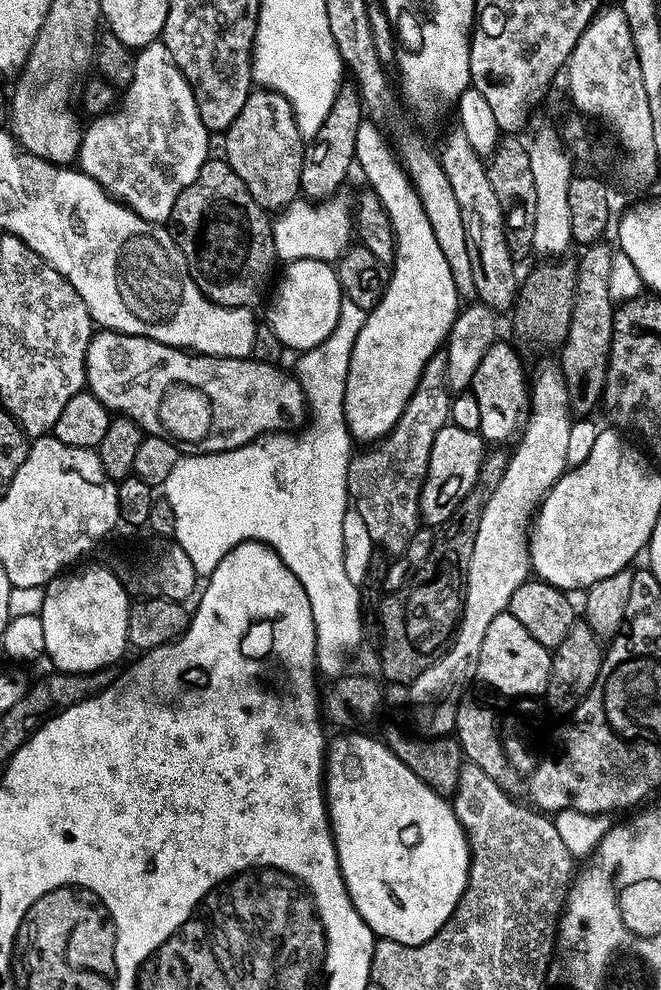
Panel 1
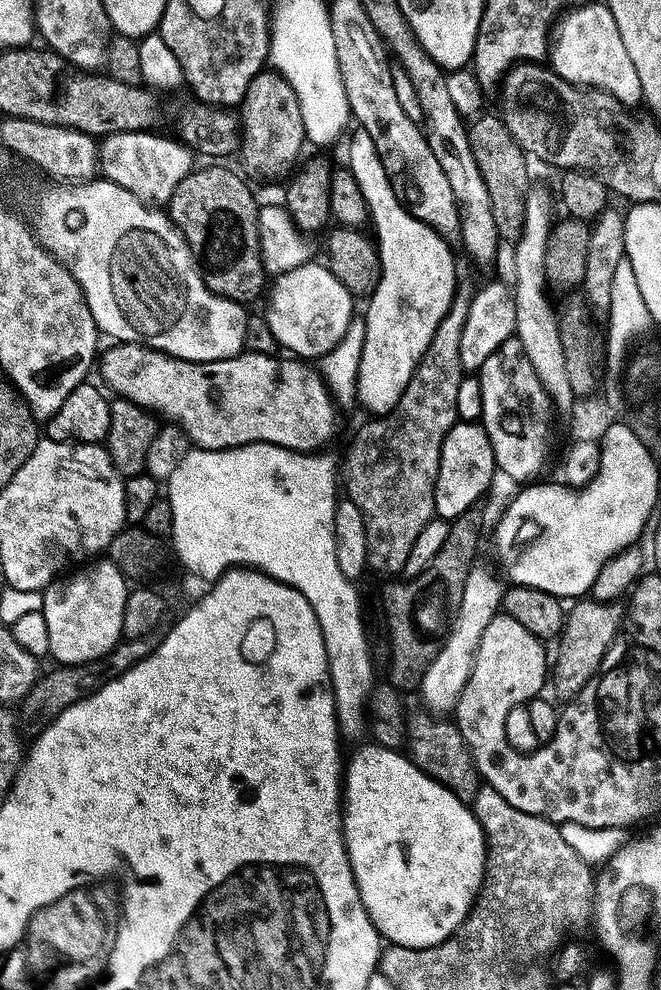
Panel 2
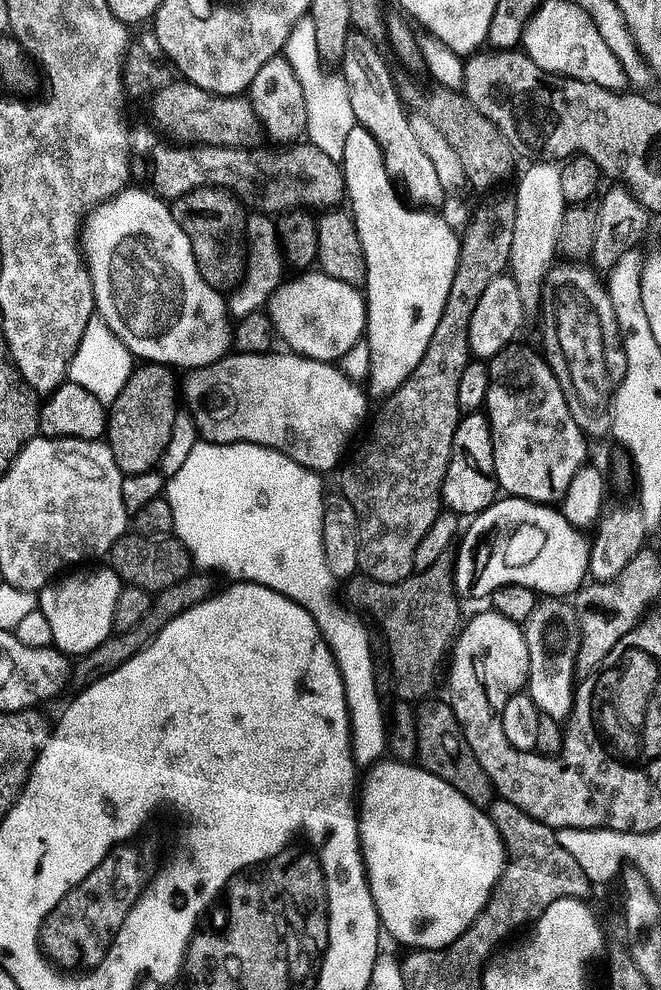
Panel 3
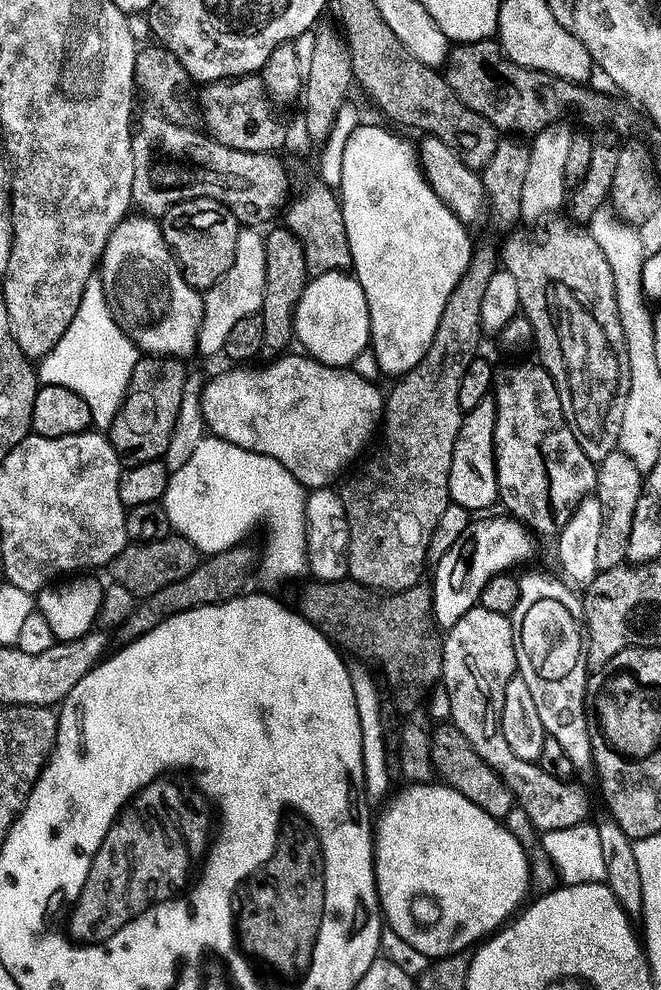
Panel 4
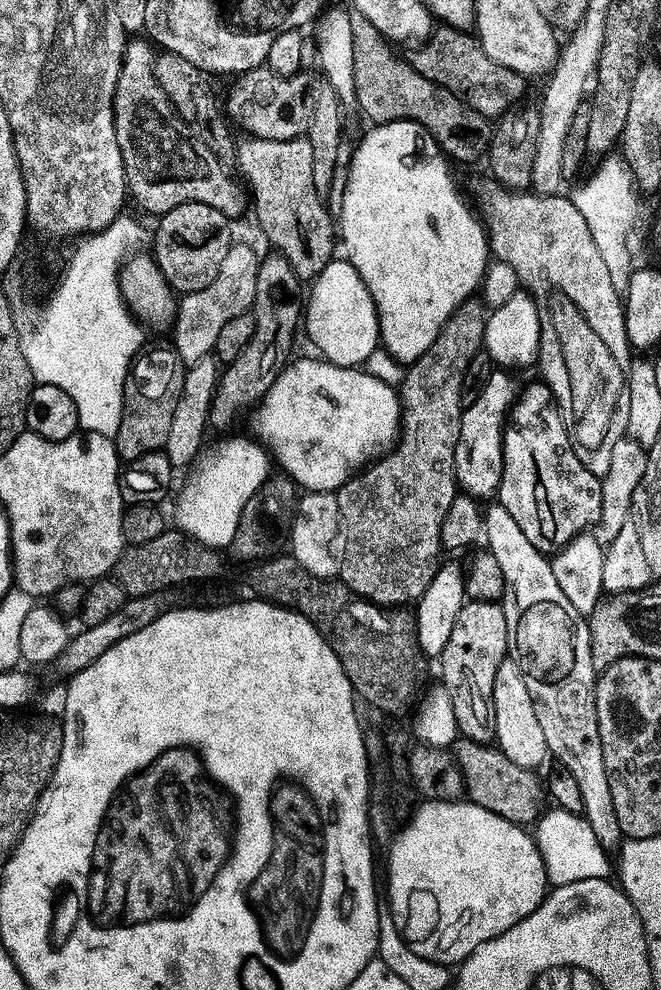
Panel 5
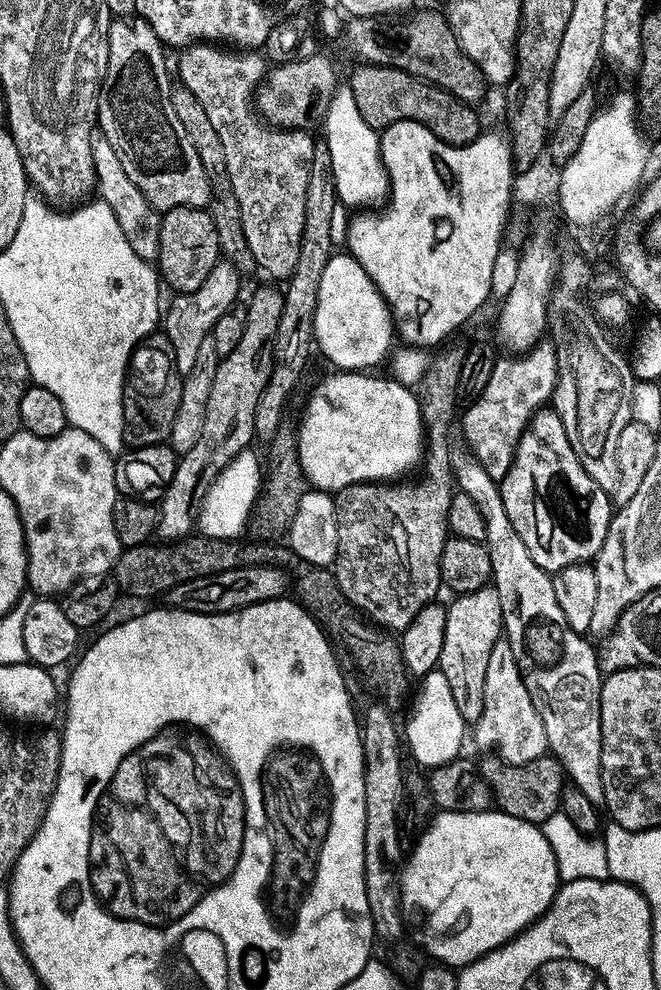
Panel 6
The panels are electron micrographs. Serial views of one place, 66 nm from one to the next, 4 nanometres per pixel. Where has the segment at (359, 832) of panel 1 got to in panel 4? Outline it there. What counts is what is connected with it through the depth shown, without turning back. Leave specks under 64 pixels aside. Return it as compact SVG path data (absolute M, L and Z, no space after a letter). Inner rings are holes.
M440 782L431 784L412 784L404 786L400 793L393 795L384 804L378 819L374 824L374 851L376 853L376 889L380 892L380 907L383 919L387 927L393 928L398 937L408 942L414 950L418 950L429 961L445 960L448 956L458 956L467 953L473 946L489 939L493 934L505 927L525 907L529 899L528 887L532 884L532 868L528 865L528 856L525 845L521 844L520 839L512 833L501 821L496 820L486 810L474 806L470 798L458 794L452 788Z

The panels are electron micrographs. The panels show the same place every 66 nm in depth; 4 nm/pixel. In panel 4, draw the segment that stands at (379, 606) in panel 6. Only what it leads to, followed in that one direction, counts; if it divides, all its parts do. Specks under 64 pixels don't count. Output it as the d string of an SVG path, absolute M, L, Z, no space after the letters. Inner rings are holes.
M484 244L472 253L472 261L446 310L442 310L442 322L438 322L438 334L430 350L406 375L399 377L396 389L386 396L382 417L382 435L379 437L380 449L365 462L357 476L352 476L339 489L346 514L350 518L350 550L348 551L348 574L355 583L365 590L391 594L417 588L425 579L424 571L429 571L428 551L438 522L452 504L450 494L450 470L454 466L454 446L464 425L466 413L460 408L459 390L467 370L481 351L480 339L486 336L482 326L482 301L490 278L501 271L502 256L492 244Z

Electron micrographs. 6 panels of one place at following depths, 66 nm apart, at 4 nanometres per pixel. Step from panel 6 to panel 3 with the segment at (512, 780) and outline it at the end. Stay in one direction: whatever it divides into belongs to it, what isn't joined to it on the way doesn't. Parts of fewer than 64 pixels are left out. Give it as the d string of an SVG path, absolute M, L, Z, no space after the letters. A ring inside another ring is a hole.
M425 699L415 709L416 754L419 767L434 774L434 778L442 778L442 782L454 786L454 790L458 790L458 794L462 794L472 804L491 805L494 791L490 778L486 778L486 770L482 770L478 758L474 758L474 750L470 750L470 742L466 742L466 734L462 734L462 726L454 714L451 703L444 701L443 704L436 699Z

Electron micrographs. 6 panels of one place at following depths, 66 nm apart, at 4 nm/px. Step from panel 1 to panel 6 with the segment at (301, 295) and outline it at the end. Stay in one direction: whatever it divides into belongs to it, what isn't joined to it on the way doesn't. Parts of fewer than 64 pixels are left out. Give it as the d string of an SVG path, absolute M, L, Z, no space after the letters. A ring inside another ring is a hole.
M351 254L333 255L320 282L315 312L314 336L317 347L339 371L374 370L393 351L396 331L391 308L366 274L365 268Z

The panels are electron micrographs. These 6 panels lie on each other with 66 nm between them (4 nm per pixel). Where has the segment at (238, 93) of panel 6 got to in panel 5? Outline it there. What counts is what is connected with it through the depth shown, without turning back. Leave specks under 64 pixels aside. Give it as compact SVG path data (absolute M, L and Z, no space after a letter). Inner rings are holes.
M244 138L237 143L236 150L235 167L242 180L244 175L243 183L250 191L256 220L265 238L279 255L287 258L301 281L315 282L337 255L338 228L333 213L331 216L324 209L325 201L315 189L313 147L307 138L290 142Z

